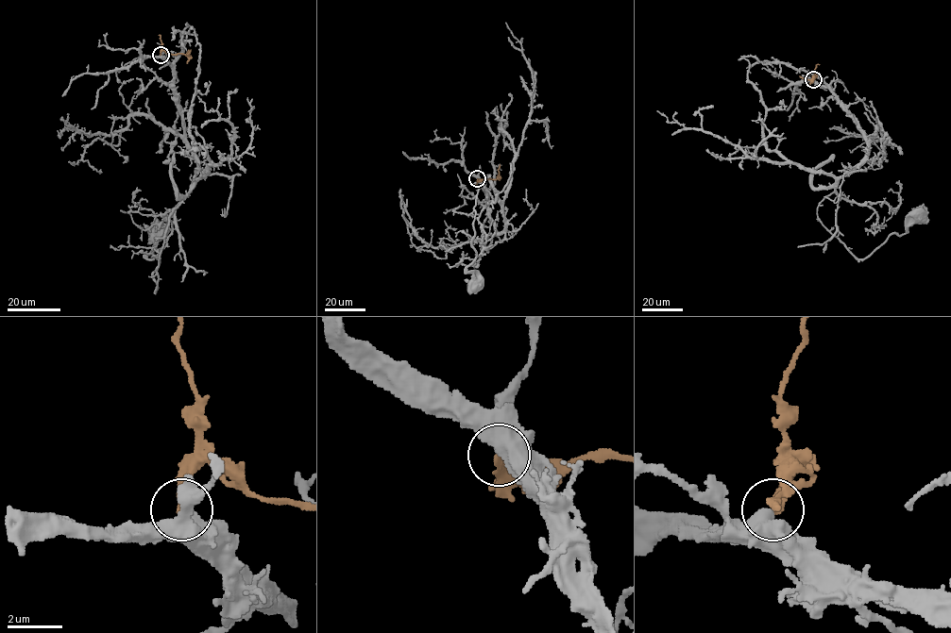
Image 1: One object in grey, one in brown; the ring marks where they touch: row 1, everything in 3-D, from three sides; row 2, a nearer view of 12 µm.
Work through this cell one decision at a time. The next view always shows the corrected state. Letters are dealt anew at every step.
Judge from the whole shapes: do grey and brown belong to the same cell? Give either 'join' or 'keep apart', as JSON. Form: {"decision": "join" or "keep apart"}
{"decision": "keep apart"}

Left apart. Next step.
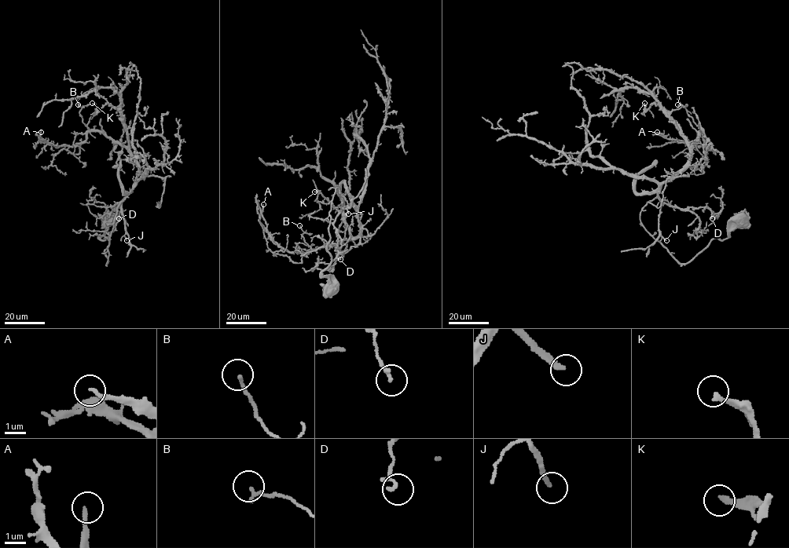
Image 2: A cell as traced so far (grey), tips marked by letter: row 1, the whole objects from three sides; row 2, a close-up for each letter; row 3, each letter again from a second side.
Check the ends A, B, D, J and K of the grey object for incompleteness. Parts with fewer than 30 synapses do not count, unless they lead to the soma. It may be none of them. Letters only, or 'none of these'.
J

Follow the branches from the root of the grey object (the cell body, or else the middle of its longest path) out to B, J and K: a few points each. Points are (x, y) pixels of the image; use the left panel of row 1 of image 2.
B: (108, 219), (100, 239), (109, 239), (106, 263), (116, 208), (138, 164), (121, 144), (90, 130), (78, 104)
J: (108, 219), (100, 239), (109, 239), (106, 263), (116, 208), (125, 197), (121, 209), (126, 240)
K: (108, 219), (100, 239), (109, 239), (106, 263), (116, 208), (138, 164), (120, 112), (92, 103)

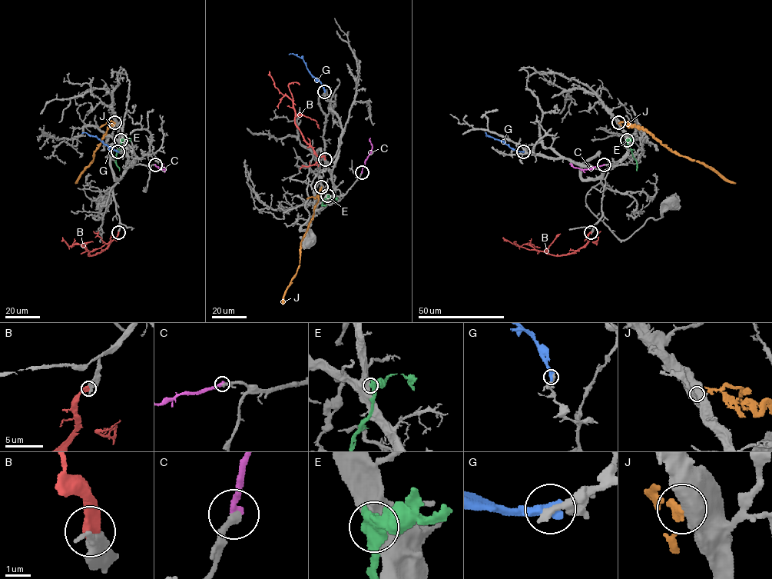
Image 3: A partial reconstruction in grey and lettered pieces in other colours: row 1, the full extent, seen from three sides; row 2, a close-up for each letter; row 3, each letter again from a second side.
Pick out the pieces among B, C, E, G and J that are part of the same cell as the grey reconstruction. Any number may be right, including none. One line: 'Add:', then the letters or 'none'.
Add: B, C

